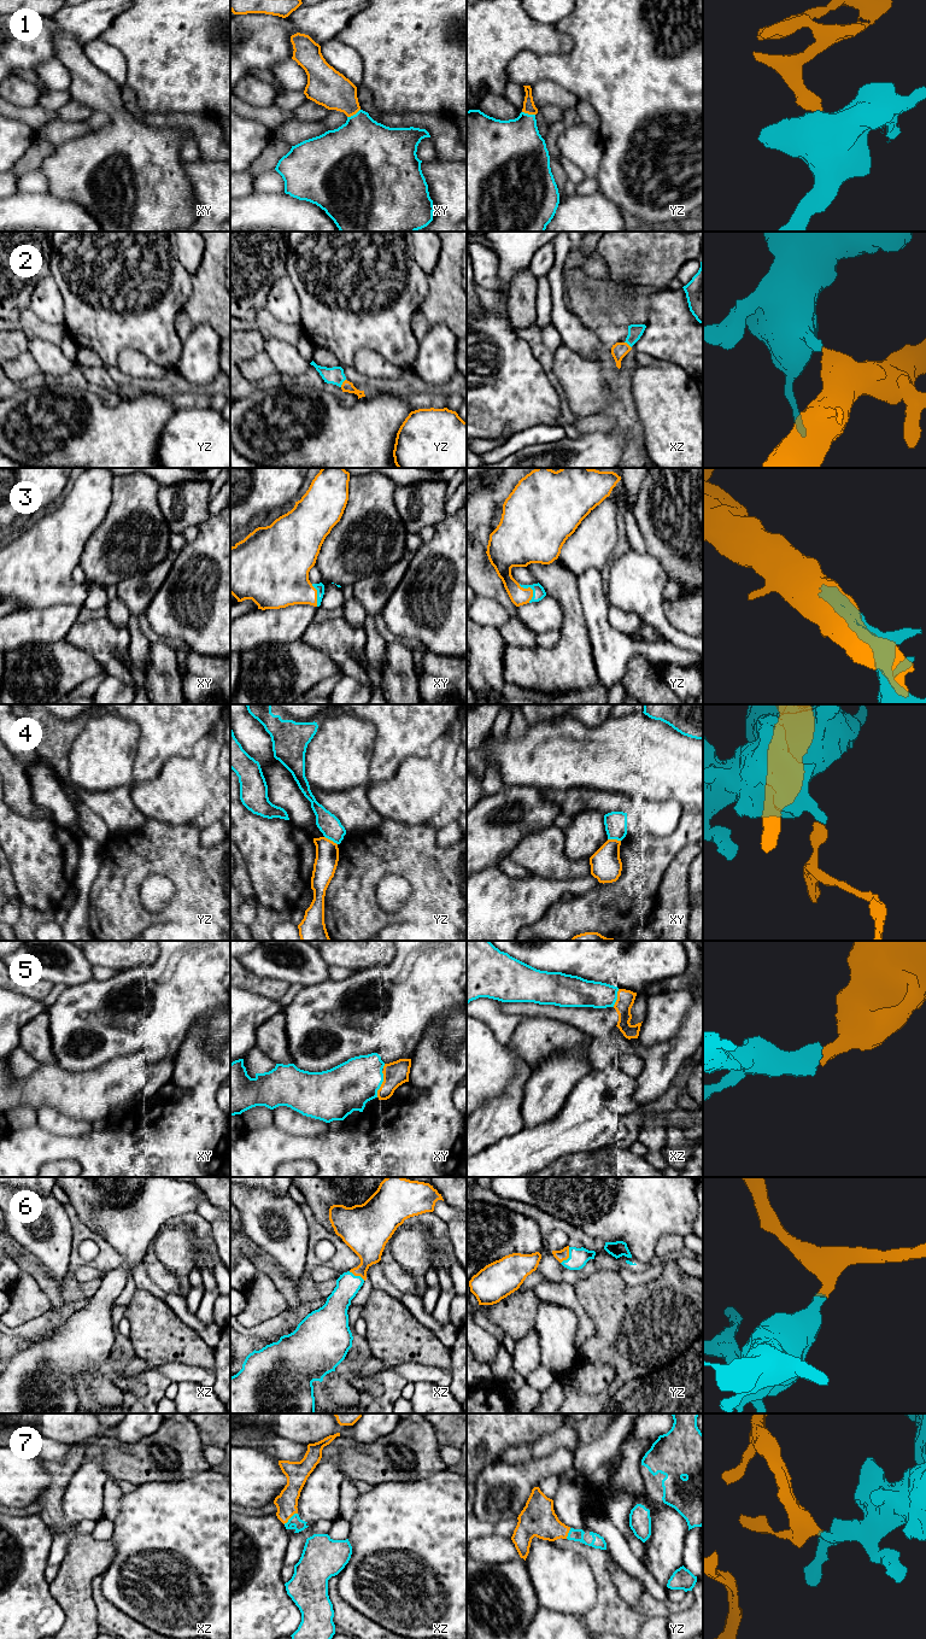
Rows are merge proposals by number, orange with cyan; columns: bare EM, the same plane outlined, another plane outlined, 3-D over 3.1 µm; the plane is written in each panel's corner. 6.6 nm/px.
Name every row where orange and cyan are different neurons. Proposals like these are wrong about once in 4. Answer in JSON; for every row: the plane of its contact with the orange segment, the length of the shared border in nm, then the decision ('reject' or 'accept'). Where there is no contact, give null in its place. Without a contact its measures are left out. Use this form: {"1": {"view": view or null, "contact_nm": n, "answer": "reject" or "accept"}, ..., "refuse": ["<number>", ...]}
{"1": {"view": "xy", "contact_nm": 110, "answer": "accept"}, "2": {"view": "yz", "contact_nm": 70, "answer": "accept"}, "3": {"view": "yz", "contact_nm": 150, "answer": "accept"}, "4": {"view": "yz", "contact_nm": 110, "answer": "reject"}, "5": {"view": "xy", "contact_nm": 180, "answer": "accept"}, "6": {"view": "yz", "contact_nm": 130, "answer": "accept"}, "7": {"view": "xz", "contact_nm": 120, "answer": "accept"}, "refuse": ["4"]}

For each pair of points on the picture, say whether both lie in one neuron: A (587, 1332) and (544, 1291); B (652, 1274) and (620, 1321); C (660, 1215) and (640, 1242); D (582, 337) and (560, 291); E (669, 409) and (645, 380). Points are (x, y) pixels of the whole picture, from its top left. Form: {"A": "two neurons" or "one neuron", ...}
{"A": "one neuron", "B": "two neurons", "C": "one neuron", "D": "one neuron", "E": "one neuron"}

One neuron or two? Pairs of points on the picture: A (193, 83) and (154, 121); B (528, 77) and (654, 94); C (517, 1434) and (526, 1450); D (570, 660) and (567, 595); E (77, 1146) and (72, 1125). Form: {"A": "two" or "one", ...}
{"A": "two", "B": "one", "C": "two", "D": "one", "E": "two"}

